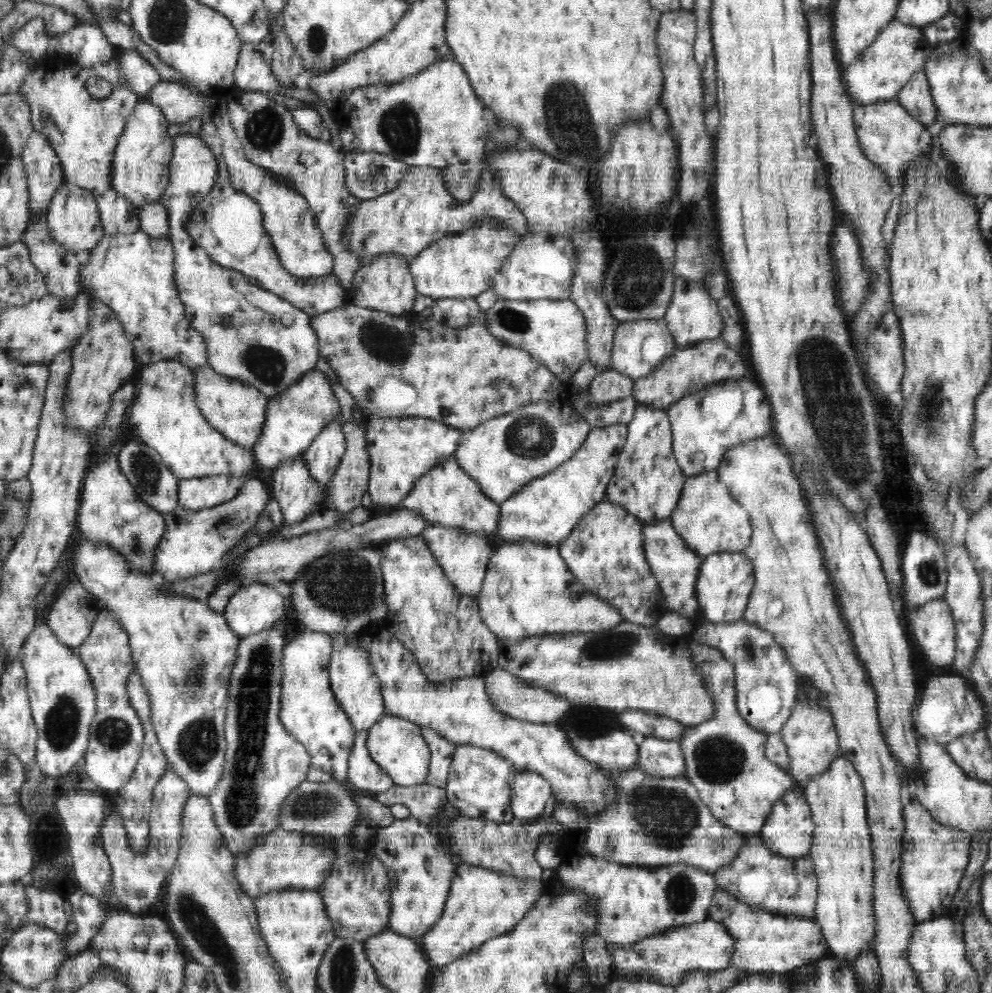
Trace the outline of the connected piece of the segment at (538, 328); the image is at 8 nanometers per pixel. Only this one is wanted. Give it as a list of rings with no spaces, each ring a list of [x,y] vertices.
[[[499,298],[483,316],[482,322],[492,336],[501,340],[508,346],[525,350],[531,355],[537,356],[550,372],[553,372],[562,382],[568,382],[573,374],[588,360],[587,328],[582,312],[572,300],[508,300]]]

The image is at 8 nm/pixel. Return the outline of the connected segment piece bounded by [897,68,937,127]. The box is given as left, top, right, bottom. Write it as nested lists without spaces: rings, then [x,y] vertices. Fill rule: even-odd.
[[[920,68],[912,80],[897,94],[897,101],[919,120],[924,126],[932,126],[937,110],[930,92],[930,87],[923,68]]]

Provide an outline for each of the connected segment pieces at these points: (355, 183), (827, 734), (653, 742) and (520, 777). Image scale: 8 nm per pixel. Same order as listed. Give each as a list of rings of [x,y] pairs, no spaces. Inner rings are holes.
[[[379,152],[345,153],[346,189],[363,200],[376,199],[398,187],[410,167]]]
[[[800,677],[797,702],[781,731],[789,754],[790,774],[800,788],[804,788],[818,774],[824,774],[839,754],[838,733],[831,711],[825,703],[820,704],[820,700],[810,699],[812,688],[814,685],[808,677]]]
[[[646,737],[639,745],[637,766],[655,777],[684,776],[686,767],[681,742]]]
[[[518,770],[511,789],[511,811],[514,819],[521,821],[540,818],[553,795],[550,781],[537,772]]]

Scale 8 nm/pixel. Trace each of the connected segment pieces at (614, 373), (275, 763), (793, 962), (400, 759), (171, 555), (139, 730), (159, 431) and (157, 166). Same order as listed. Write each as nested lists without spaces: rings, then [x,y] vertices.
[[[614,368],[600,371],[592,379],[588,390],[588,405],[611,403],[631,396],[634,379]]]
[[[280,619],[270,630],[243,636],[238,647],[237,660],[229,683],[229,701],[226,709],[225,741],[227,744],[223,771],[216,788],[207,796],[213,810],[214,822],[225,840],[225,847],[234,854],[249,851],[258,836],[276,829],[279,808],[294,788],[306,781],[311,758],[304,745],[286,732],[280,723],[282,700],[282,649],[290,641],[286,637],[286,624]]]
[[[717,888],[716,894],[713,896],[708,918],[722,923],[730,937],[736,940],[728,967],[744,970],[745,975],[772,972],[787,976],[793,973],[795,969],[814,963],[828,953],[821,927],[816,921],[796,915],[775,914],[758,908],[750,908],[750,905],[740,902],[736,896],[732,896],[721,888]]]
[[[385,714],[369,729],[366,746],[372,760],[391,776],[394,784],[414,786],[425,782],[429,771],[431,750],[422,737],[422,730],[418,725],[399,716]]]
[[[250,478],[241,491],[224,504],[200,510],[187,510],[179,506],[171,513],[163,515],[166,528],[154,551],[154,575],[167,582],[176,582],[220,567],[223,556],[230,548],[255,528],[261,512],[266,509],[270,500],[266,484]]]
[[[101,608],[90,634],[76,651],[87,669],[96,694],[96,717],[90,728],[85,754],[88,776],[104,790],[119,790],[130,780],[143,745],[144,728],[135,708],[126,695],[130,672],[136,670],[132,661],[129,636],[121,629],[116,617]]]
[[[166,359],[143,366],[136,400],[126,418],[132,434],[158,452],[164,464],[179,479],[248,475],[254,468],[252,450],[226,438],[200,414],[195,403],[194,385],[193,369],[180,362]]]
[[[140,100],[130,114],[128,122],[114,148],[112,160],[112,185],[118,195],[126,198],[134,207],[158,203],[170,182],[170,160],[174,141],[169,135],[169,122],[161,108],[149,100]]]

